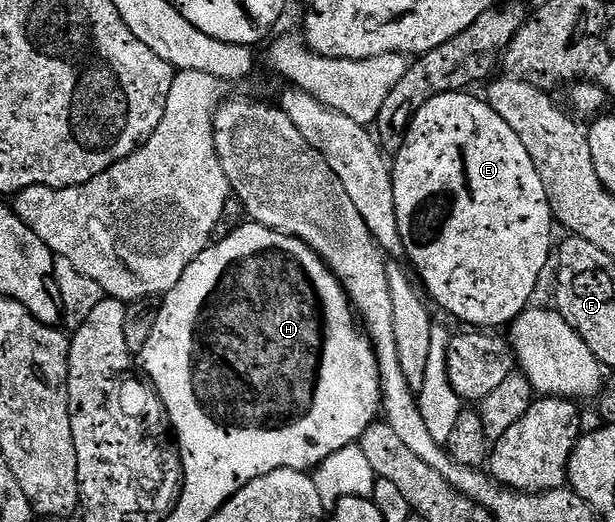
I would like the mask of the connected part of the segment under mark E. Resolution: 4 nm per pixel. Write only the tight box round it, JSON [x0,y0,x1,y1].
[392,92,556,327]

